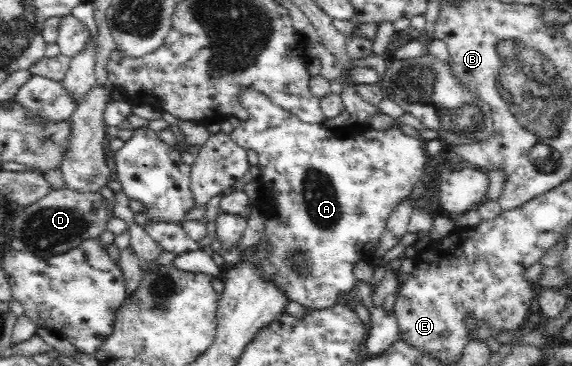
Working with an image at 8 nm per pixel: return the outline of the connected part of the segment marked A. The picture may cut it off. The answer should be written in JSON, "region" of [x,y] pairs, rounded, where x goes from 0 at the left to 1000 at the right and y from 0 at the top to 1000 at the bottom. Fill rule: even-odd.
{"region":[[[423,243],[418,257],[420,279],[434,309],[434,322],[421,331],[407,361],[402,361],[400,380],[406,383],[411,396],[432,415],[441,410],[451,429],[451,462],[455,462],[455,478],[448,497],[453,500],[451,519],[451,557],[448,571],[458,579],[463,604],[462,623],[455,656],[448,669],[427,678],[421,689],[421,702],[416,721],[442,721],[444,732],[449,732],[449,749],[453,760],[460,760],[476,776],[483,790],[493,790],[493,801],[500,806],[500,817],[510,825],[521,825],[531,842],[554,839],[563,842],[566,836],[584,836],[591,828],[591,803],[594,795],[610,795],[621,781],[624,765],[617,749],[622,721],[636,710],[642,694],[654,689],[656,672],[661,667],[668,637],[675,617],[675,601],[682,593],[682,585],[698,563],[703,546],[708,546],[722,522],[722,511],[727,500],[734,497],[736,484],[741,478],[743,451],[747,445],[745,399],[736,383],[727,377],[715,377],[710,366],[698,361],[696,350],[675,350],[673,355],[652,355],[643,347],[598,347],[596,352],[573,352],[566,339],[542,339],[528,333],[516,311],[497,301],[491,290],[483,290],[465,260],[444,249],[444,243]],[[526,683],[530,694],[537,694],[537,705],[542,713],[542,732],[538,732],[538,749],[531,760],[523,760],[519,743],[512,738],[512,716],[503,713],[503,699],[510,699],[510,689]]]}

